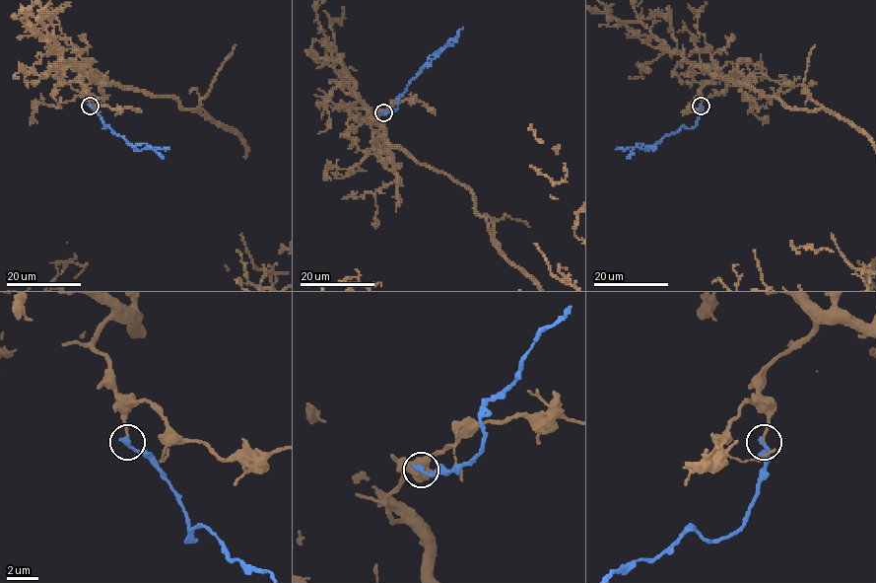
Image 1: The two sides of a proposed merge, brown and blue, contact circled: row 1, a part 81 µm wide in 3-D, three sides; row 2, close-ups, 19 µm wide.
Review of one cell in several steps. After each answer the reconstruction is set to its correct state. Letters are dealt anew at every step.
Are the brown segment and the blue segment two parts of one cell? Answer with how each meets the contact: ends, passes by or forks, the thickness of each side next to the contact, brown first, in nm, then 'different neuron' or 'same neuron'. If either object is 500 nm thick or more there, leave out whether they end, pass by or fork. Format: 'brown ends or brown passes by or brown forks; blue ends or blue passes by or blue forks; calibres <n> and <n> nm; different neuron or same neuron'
brown ends; blue ends; calibres 170 and 340 nm; different neuron

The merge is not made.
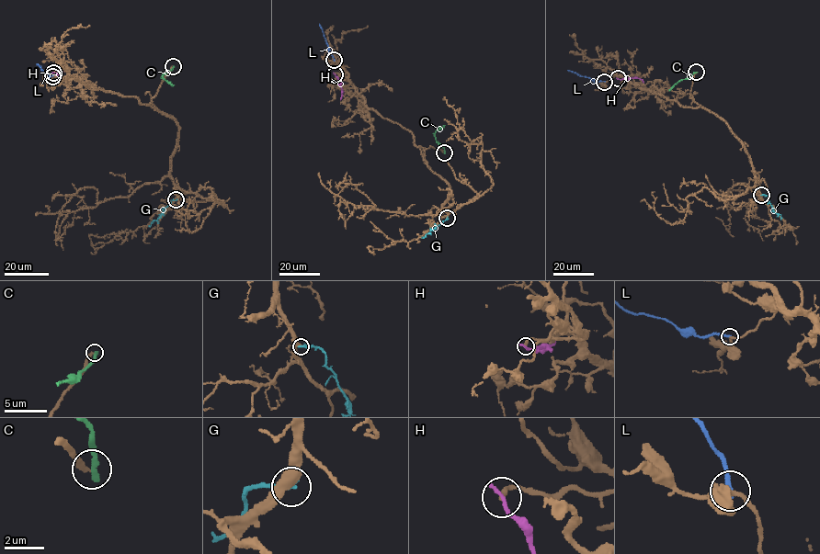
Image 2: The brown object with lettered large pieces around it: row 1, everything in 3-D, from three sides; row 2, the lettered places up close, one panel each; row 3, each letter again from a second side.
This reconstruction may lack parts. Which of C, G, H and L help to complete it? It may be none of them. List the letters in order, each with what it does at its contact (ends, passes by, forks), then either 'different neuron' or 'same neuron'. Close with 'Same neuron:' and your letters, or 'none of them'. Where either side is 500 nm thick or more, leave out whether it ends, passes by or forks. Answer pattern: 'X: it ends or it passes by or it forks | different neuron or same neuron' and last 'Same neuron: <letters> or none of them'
C: it ends | different neuron
G: it ends | different neuron
H: it ends | different neuron
L: it ends | different neuron
Same neuron: none of them

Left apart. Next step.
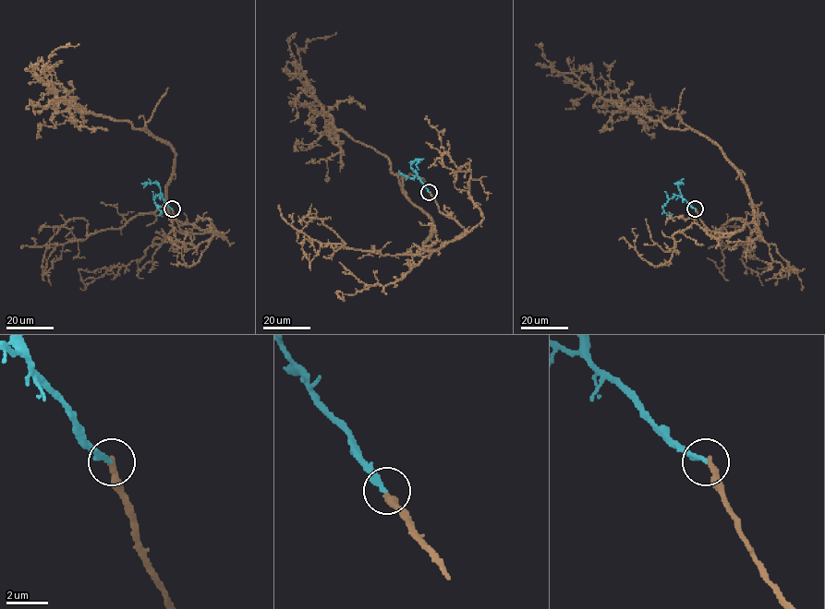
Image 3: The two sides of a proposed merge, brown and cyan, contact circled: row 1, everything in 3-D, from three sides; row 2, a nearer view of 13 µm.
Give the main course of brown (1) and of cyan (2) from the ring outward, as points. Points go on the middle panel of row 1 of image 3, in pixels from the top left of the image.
1: (429, 192), (466, 232), (425, 250), (430, 219), (386, 157), (333, 125), (302, 75), (298, 51), (336, 32)
2: (429, 192), (411, 168), (415, 160), (418, 161), (416, 165), (418, 170)

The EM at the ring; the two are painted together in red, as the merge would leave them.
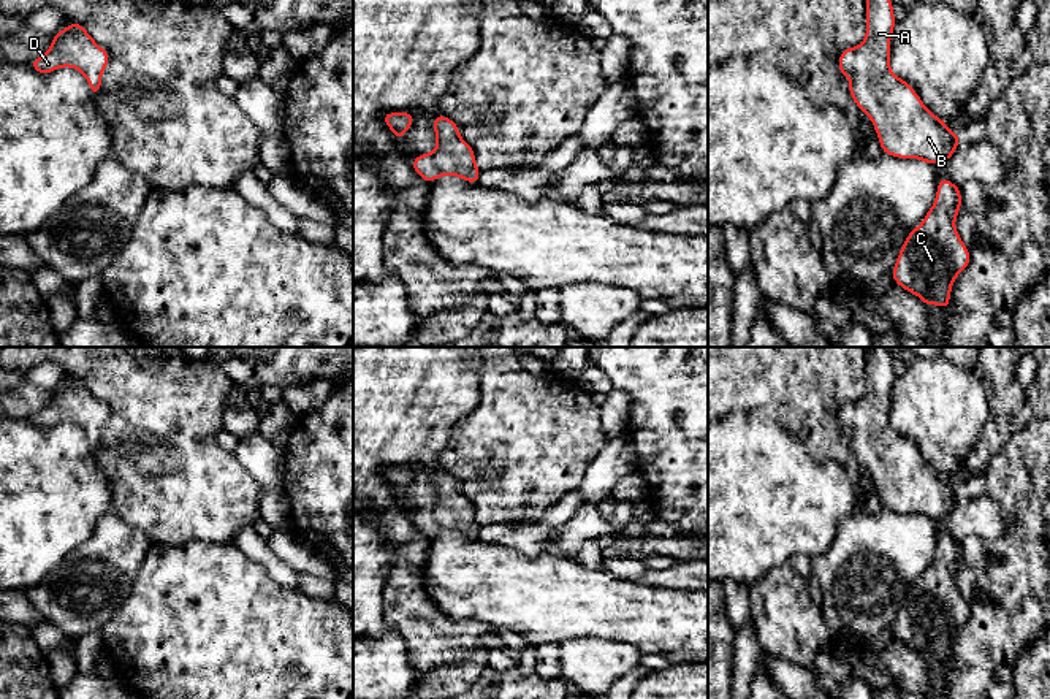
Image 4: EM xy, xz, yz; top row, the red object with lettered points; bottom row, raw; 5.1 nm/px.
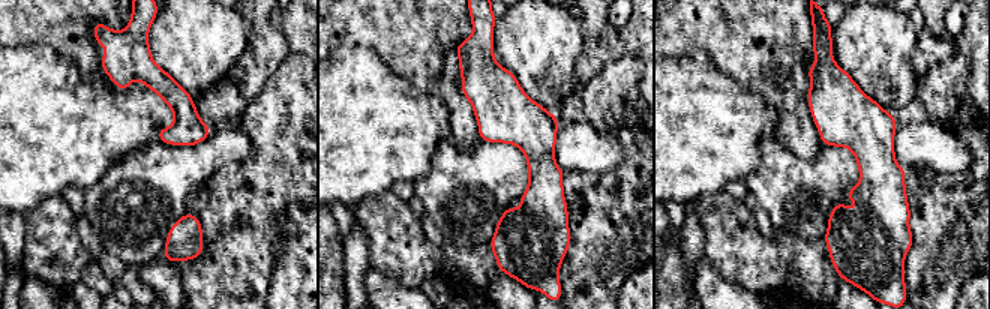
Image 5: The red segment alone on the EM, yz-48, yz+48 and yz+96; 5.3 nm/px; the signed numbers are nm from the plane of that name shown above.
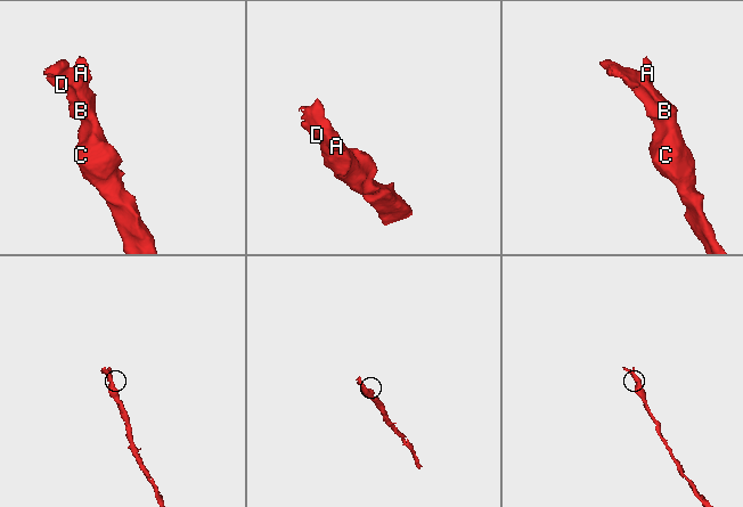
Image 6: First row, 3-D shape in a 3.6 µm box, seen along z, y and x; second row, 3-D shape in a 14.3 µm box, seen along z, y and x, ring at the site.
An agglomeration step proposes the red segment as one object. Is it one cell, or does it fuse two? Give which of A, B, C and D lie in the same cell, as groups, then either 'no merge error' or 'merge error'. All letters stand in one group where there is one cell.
groups A B C D; no merge error

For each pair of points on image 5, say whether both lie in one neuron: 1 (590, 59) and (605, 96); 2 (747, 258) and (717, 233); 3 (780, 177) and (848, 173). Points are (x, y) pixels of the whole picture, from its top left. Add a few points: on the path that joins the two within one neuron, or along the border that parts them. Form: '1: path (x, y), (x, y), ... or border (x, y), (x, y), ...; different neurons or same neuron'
1: border (626, 53), (608, 62), (576, 98); different neurons
2: path (740, 251), (725, 236); same neuron
3: path (797, 177), (831, 176); same neuron

